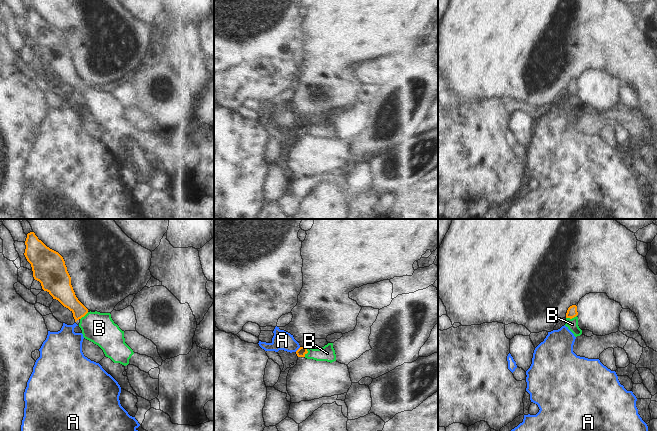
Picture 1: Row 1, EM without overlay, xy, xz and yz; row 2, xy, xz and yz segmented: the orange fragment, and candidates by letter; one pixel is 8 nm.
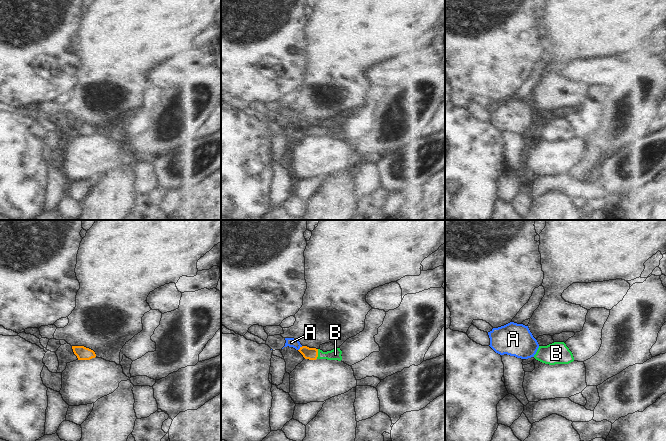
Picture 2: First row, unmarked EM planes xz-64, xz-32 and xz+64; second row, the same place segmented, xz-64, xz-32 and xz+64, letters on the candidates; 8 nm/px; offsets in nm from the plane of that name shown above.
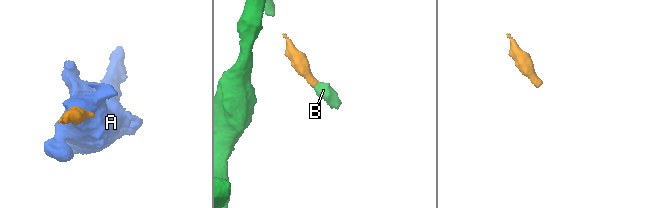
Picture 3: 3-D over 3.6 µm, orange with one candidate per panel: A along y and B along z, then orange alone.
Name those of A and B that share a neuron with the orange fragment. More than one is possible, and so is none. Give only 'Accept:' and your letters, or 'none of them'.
Accept: B

